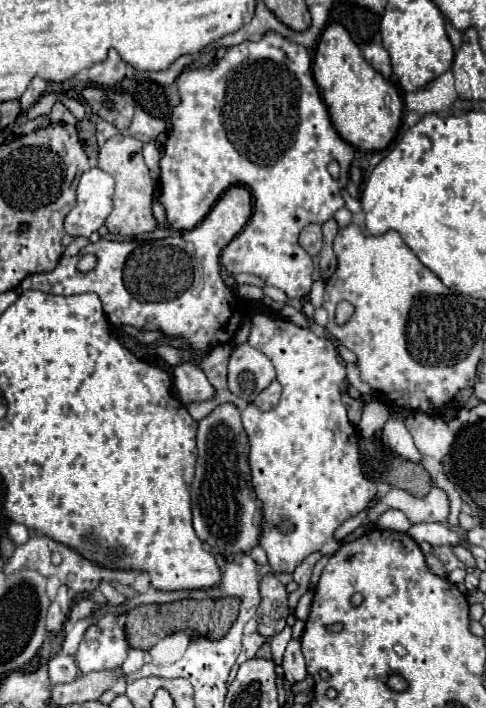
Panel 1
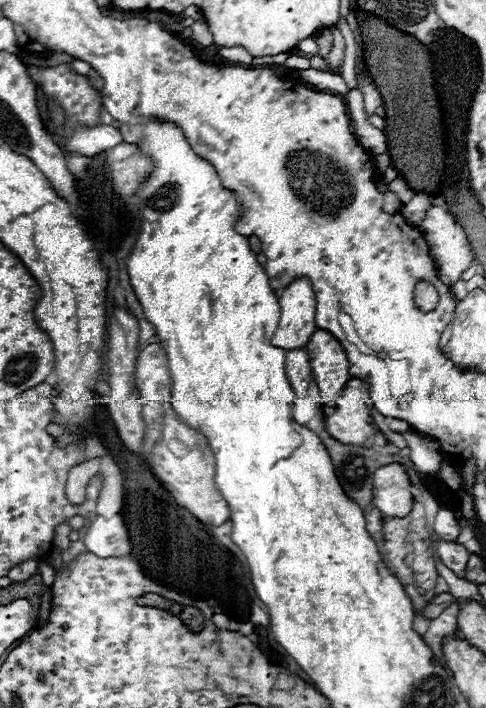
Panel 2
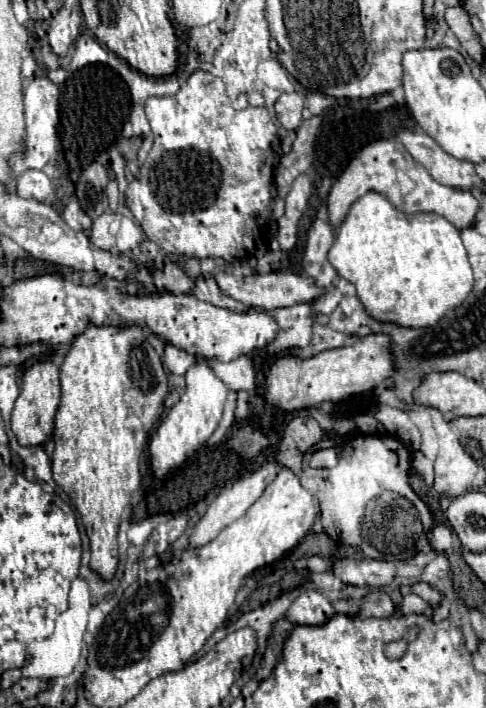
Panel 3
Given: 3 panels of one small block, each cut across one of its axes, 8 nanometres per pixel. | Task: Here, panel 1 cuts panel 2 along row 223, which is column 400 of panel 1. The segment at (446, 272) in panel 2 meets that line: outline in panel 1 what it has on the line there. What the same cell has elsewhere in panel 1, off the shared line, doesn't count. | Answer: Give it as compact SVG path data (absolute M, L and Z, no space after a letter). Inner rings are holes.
M390 418L390 420L384 424L382 438L388 442L388 446L390 446L400 458L406 458L406 460L412 460L412 462L420 462L420 460L422 460L420 452L416 450L414 442L412 442L410 432L406 430L406 426L404 426L400 420Z

